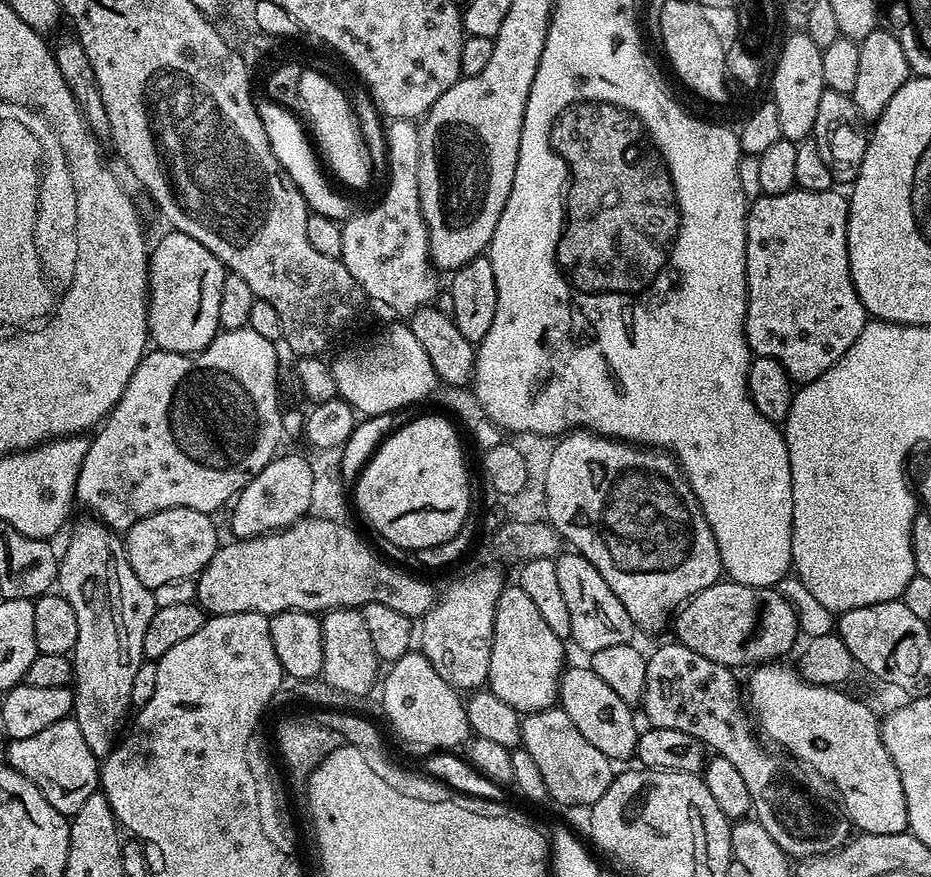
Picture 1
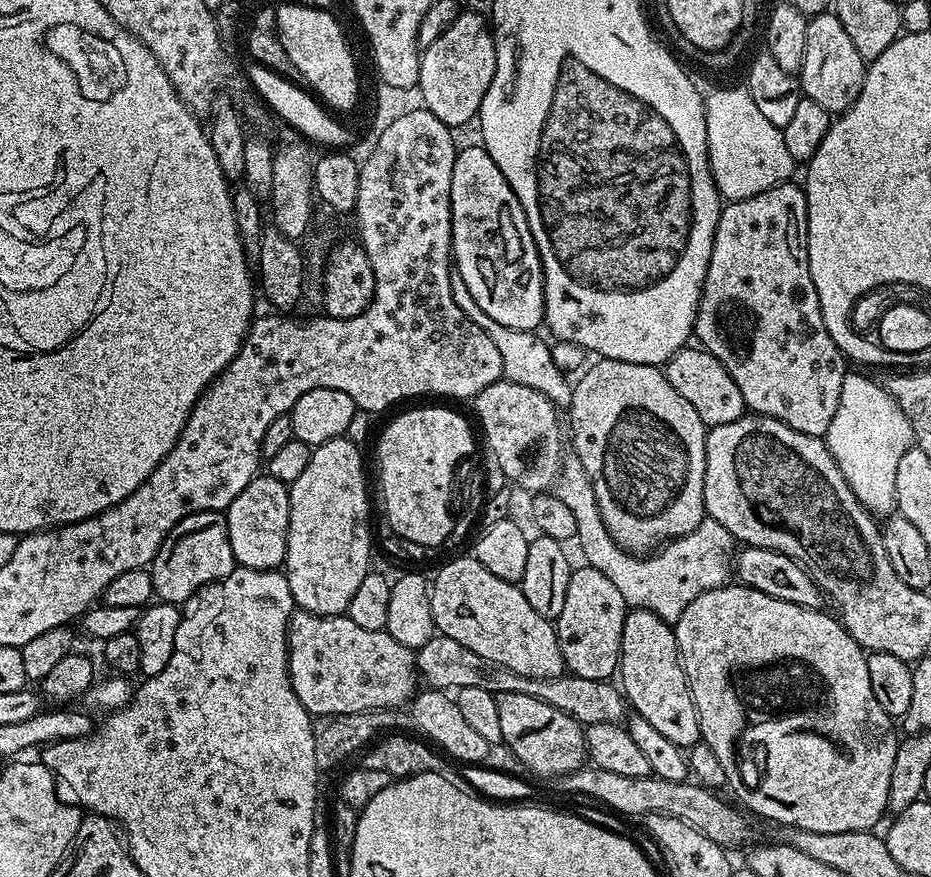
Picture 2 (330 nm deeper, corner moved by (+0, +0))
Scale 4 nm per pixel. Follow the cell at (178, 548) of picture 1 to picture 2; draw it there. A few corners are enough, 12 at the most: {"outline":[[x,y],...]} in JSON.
{"outline":[[192,512],[150,565],[157,601],[182,606],[237,567],[224,512]]}

